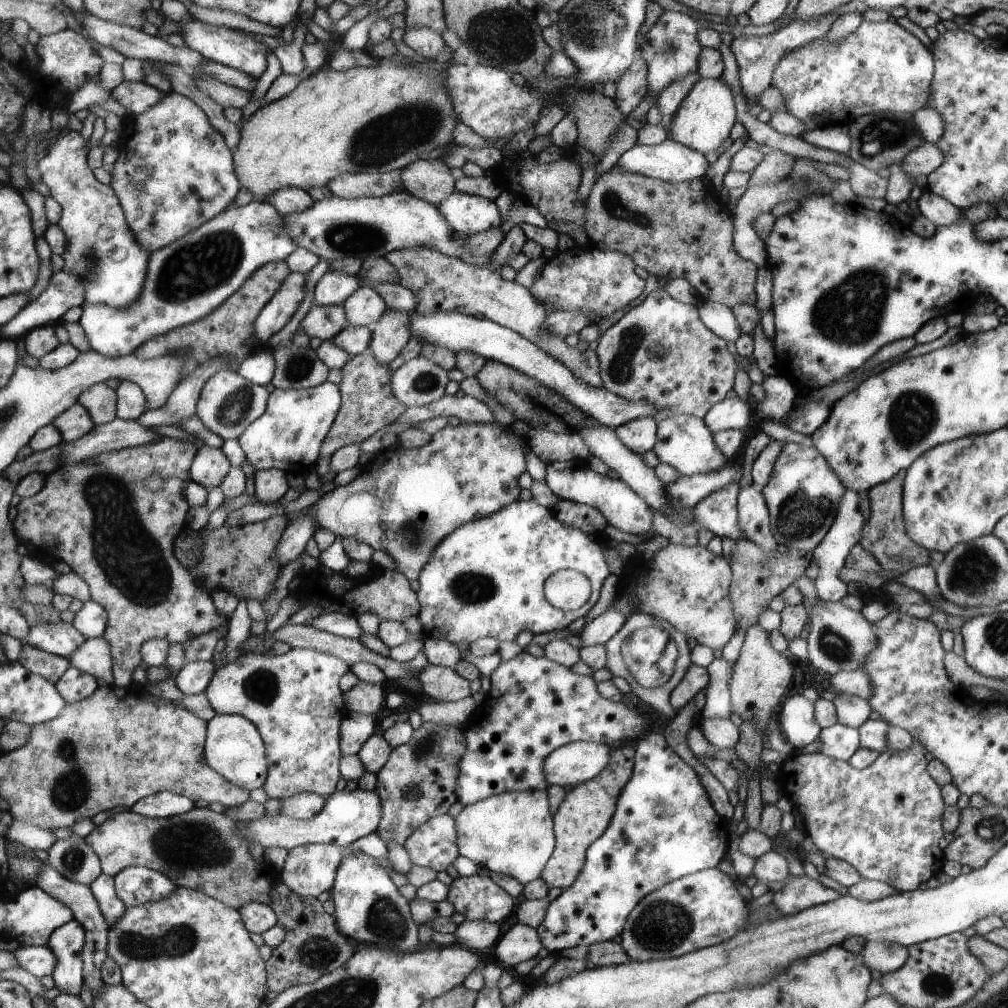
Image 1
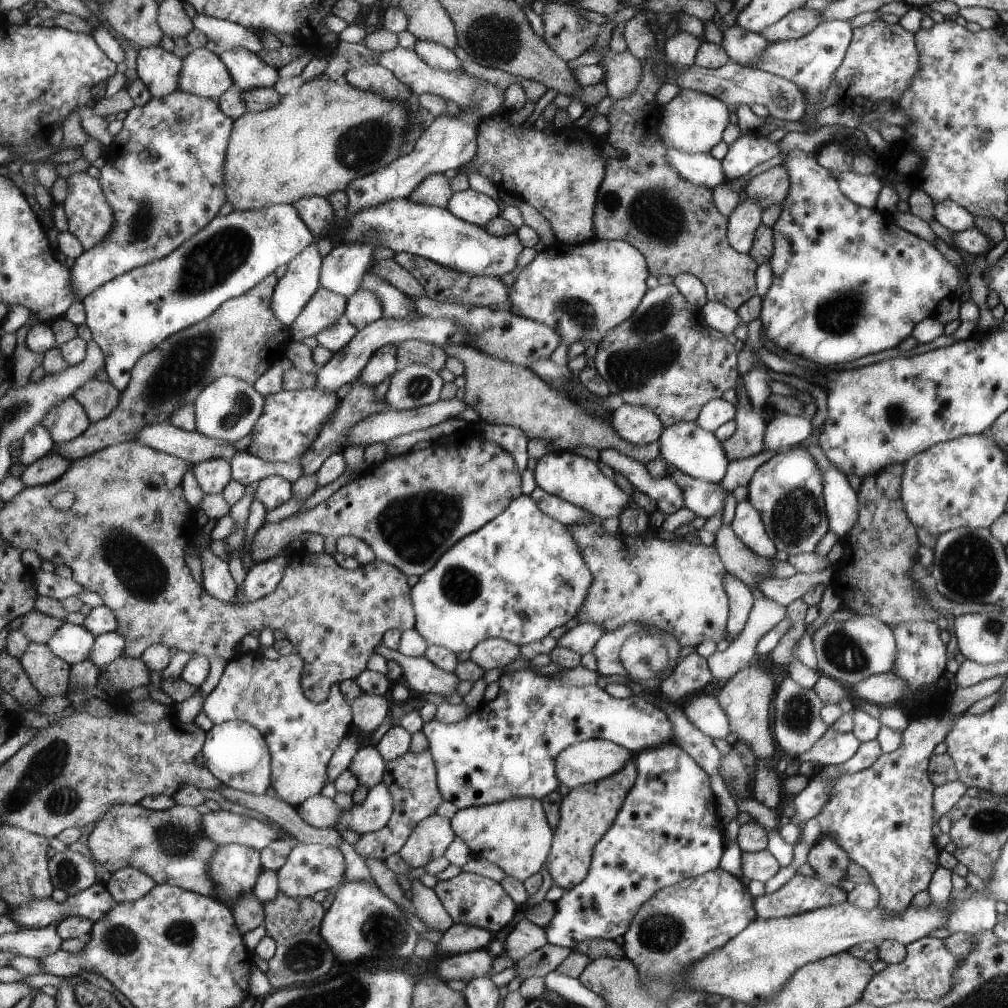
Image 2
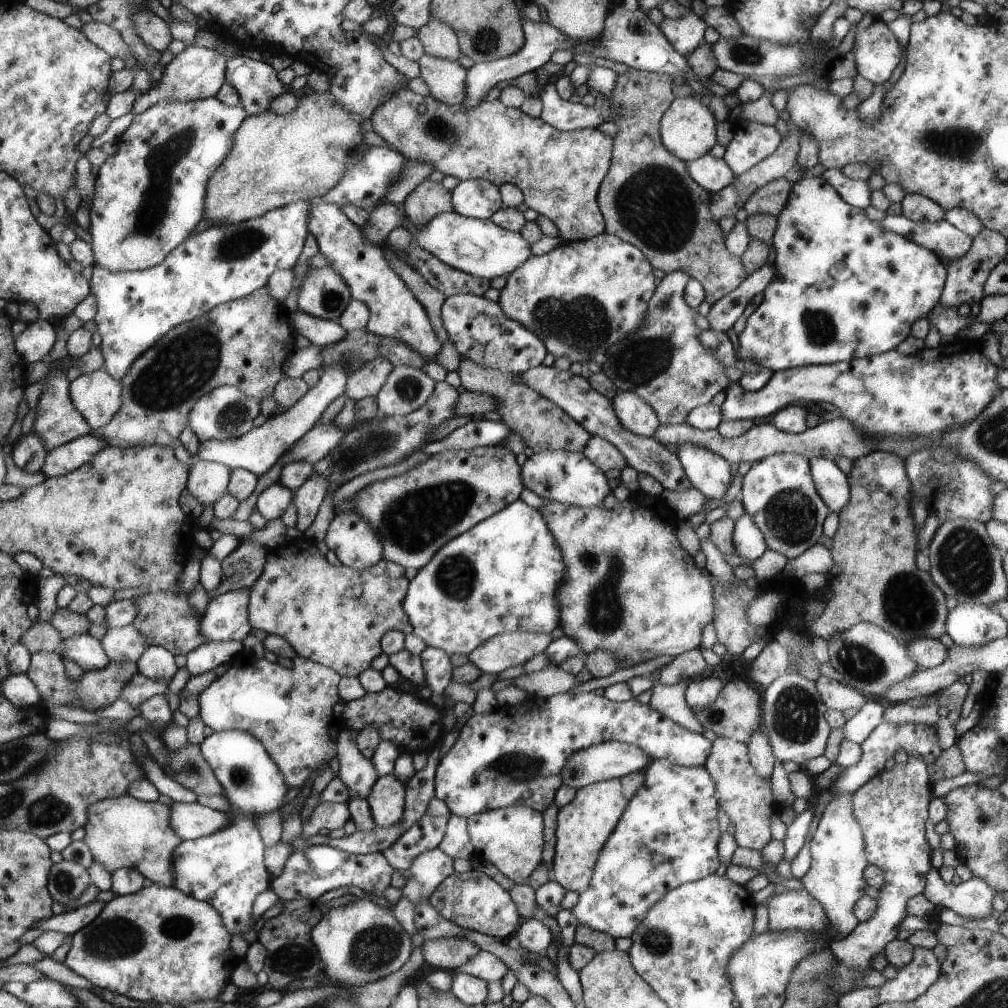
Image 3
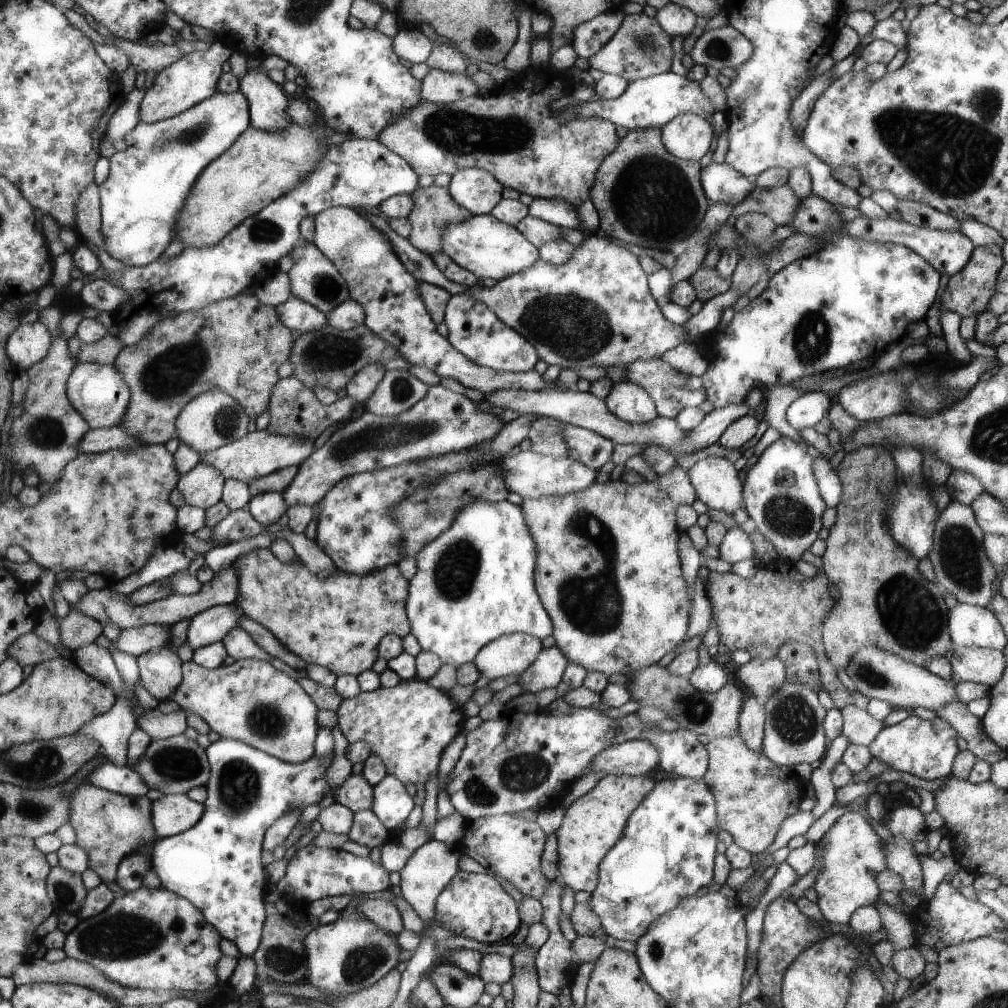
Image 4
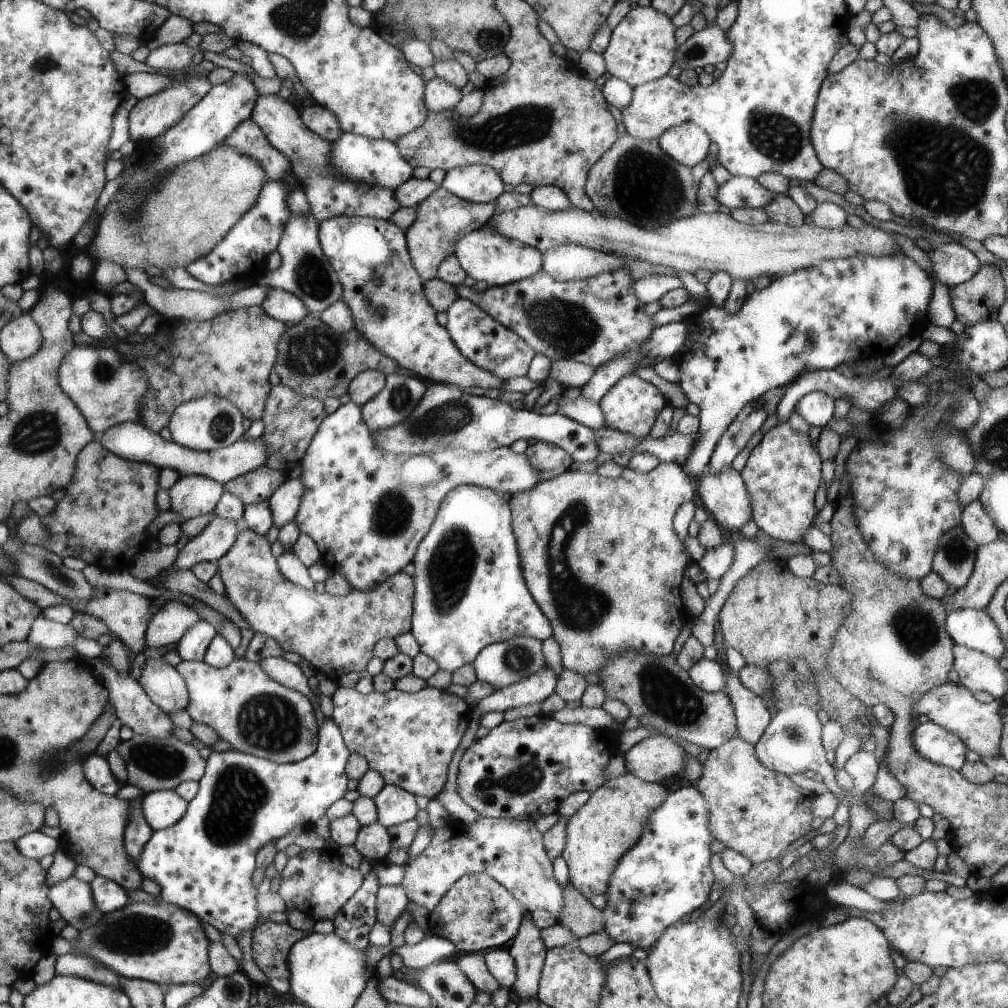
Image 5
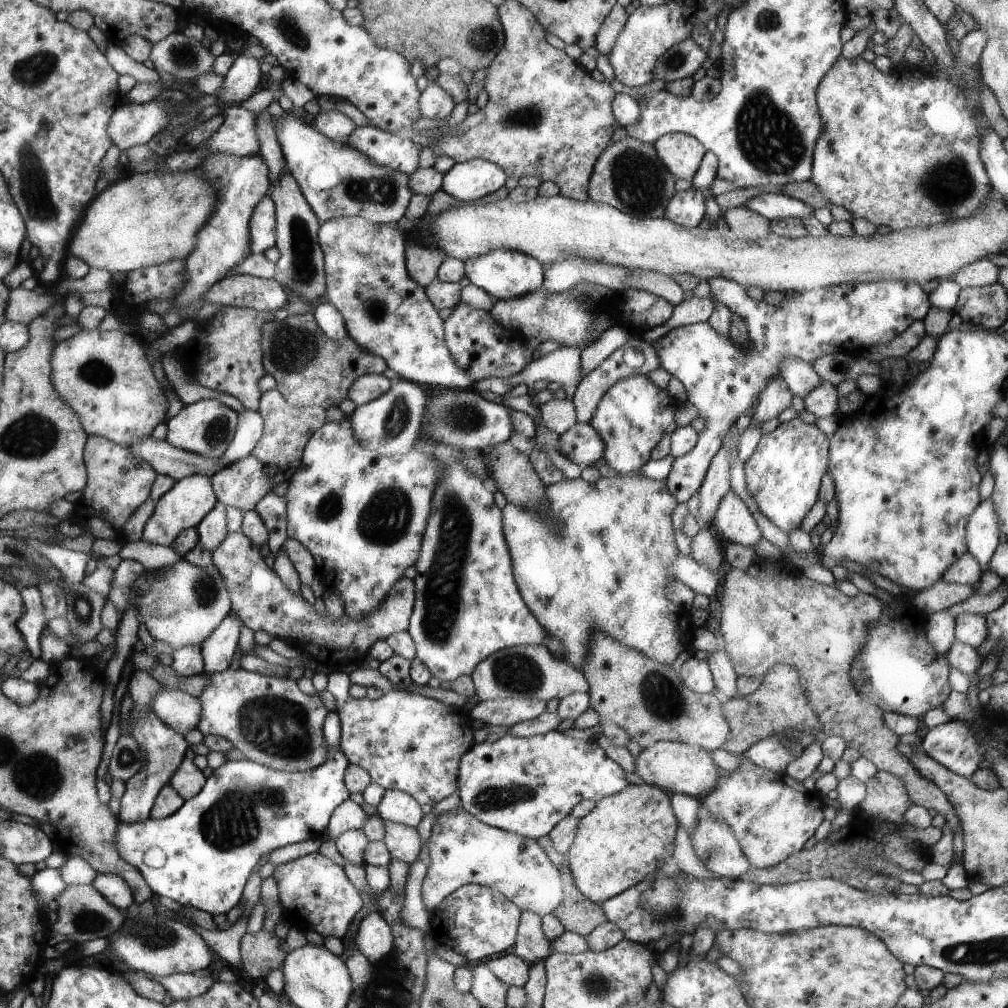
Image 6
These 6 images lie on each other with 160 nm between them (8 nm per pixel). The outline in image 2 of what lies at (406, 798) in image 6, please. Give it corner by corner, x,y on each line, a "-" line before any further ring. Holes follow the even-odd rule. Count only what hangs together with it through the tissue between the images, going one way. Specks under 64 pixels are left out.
381,782
368,792
367,798
361,804
342,812
335,828
351,829
359,835
378,831
389,824
395,810
396,802
390,786

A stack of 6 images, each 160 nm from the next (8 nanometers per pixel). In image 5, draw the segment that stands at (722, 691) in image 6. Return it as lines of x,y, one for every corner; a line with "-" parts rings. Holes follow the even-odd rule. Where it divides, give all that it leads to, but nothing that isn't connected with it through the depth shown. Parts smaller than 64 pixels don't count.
735,673
725,675
722,690
732,701
736,715
736,736
754,745
767,728
772,713
765,708
760,696
741,684

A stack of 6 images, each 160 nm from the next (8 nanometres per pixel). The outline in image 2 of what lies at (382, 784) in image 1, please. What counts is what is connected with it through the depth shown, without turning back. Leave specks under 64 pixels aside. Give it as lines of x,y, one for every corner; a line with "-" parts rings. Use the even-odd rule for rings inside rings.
429,748
420,754
413,754
409,751
388,762
386,767
387,772
384,774
383,782
387,783
392,790
396,810
387,826
378,831
359,835
359,840
353,845
353,848
363,859
372,858
386,861
394,854
400,853
414,828
423,819
431,816
435,807
443,801
440,791
436,787
436,765

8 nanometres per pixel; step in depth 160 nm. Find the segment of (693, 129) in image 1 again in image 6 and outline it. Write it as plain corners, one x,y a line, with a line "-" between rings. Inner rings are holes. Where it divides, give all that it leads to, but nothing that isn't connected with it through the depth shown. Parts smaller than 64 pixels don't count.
683,133
664,134
652,145
675,180
684,178
690,182
706,151
696,138

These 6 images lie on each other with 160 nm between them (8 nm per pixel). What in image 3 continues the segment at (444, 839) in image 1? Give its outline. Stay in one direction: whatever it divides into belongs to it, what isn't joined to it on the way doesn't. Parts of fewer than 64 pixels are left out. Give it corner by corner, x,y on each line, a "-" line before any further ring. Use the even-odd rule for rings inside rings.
425,815
382,853
393,868
399,872
407,871
422,852
431,850
439,844
447,821
447,815

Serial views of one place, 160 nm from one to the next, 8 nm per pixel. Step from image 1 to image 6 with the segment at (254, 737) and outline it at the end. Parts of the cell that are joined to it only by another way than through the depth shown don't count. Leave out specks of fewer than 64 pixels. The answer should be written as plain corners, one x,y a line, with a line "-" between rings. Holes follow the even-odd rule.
338,712
329,713
324,729
330,744
330,756
319,769
290,773
266,767
248,758
228,761
215,770
198,794
187,799
174,815
162,819
150,817
146,821
134,823
121,822
118,828
120,856
144,874
155,894
167,896
183,907
193,906
204,910
212,916
227,914
240,904
248,880
264,856
295,842
321,840
337,807
349,800
345,775
351,762
342,749
342,724

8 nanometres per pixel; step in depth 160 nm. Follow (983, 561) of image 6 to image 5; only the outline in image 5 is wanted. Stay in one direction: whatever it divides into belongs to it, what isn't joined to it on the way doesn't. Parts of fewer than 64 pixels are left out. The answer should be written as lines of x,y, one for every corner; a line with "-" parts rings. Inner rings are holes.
978,498
964,506
960,525
977,547
993,542
999,534
997,525
984,511
983,505

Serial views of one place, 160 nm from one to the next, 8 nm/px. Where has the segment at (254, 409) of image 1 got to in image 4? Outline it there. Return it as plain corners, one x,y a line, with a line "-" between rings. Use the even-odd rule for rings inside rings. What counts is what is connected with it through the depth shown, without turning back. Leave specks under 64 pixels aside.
220,389
213,390
204,393
185,406
185,410
177,422
177,438
180,442
185,442
185,444
193,446
194,450
205,454
247,436
249,422
251,422
251,418
248,411
241,406
240,402
237,402
237,398
233,398
233,394

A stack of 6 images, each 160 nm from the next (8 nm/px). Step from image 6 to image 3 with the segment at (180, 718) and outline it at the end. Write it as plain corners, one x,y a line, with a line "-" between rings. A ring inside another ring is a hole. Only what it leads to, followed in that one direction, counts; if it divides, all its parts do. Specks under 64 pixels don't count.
149,645
137,664
139,673
158,681
173,680
180,669
175,662
175,655
161,645

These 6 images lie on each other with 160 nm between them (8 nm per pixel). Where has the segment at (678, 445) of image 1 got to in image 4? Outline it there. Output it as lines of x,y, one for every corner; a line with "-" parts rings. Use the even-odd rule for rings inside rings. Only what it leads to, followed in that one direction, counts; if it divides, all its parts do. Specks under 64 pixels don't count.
707,456
685,471
696,501
705,504
708,510
733,515
744,508
743,483
731,463
725,458

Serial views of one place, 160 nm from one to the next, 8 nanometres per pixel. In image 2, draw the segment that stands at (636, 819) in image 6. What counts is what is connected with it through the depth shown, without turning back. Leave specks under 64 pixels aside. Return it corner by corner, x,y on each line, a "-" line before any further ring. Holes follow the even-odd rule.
629,760
619,772
601,781
577,785
562,797
555,836
552,838
552,846
545,864
548,866
549,876
559,888
568,891
584,880
596,842
611,826
623,799
635,782
636,763

